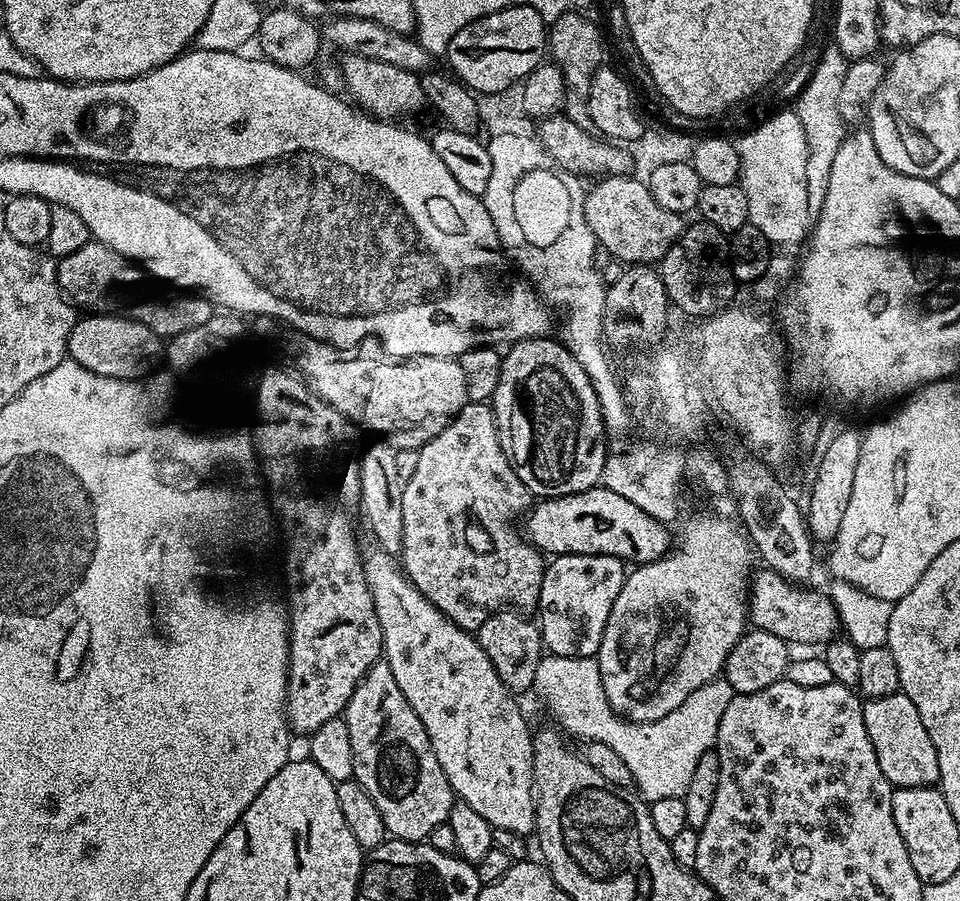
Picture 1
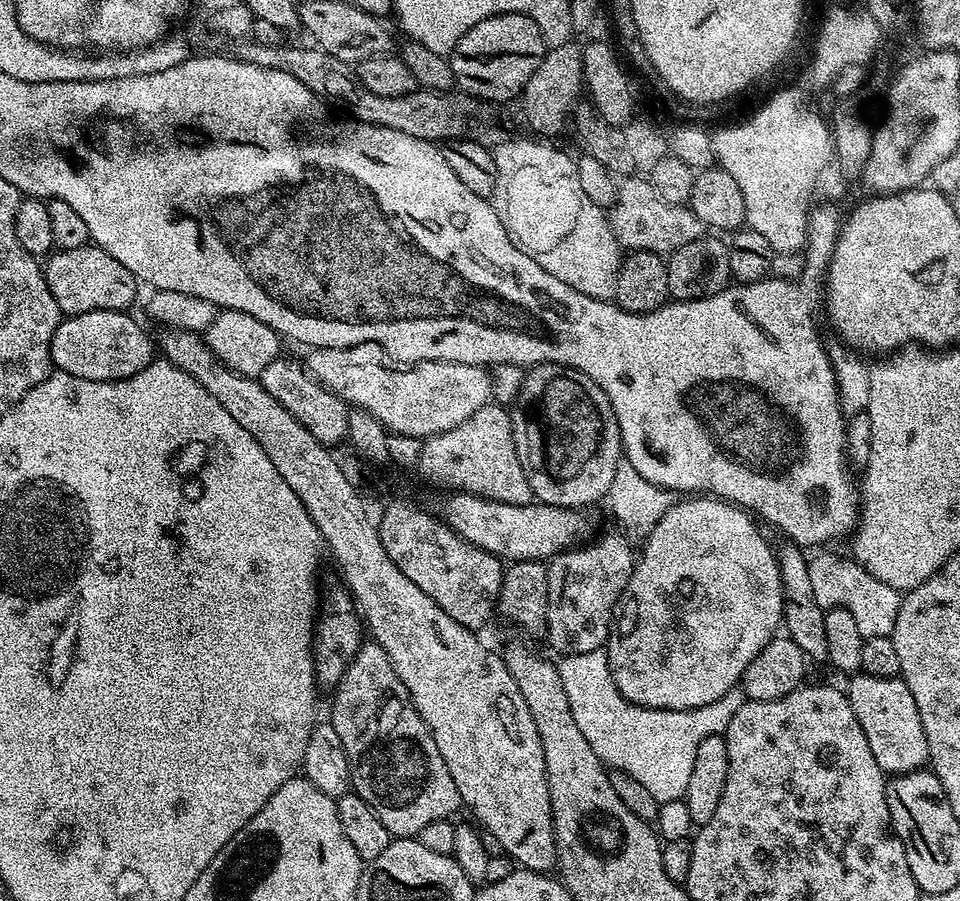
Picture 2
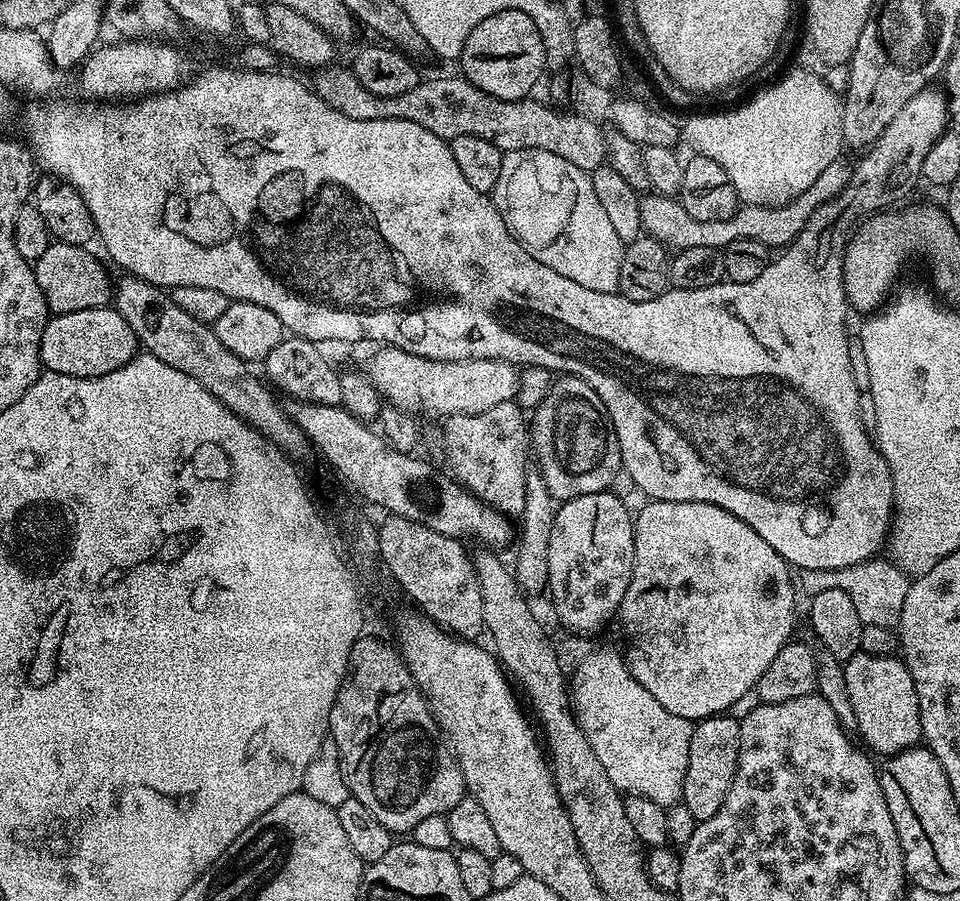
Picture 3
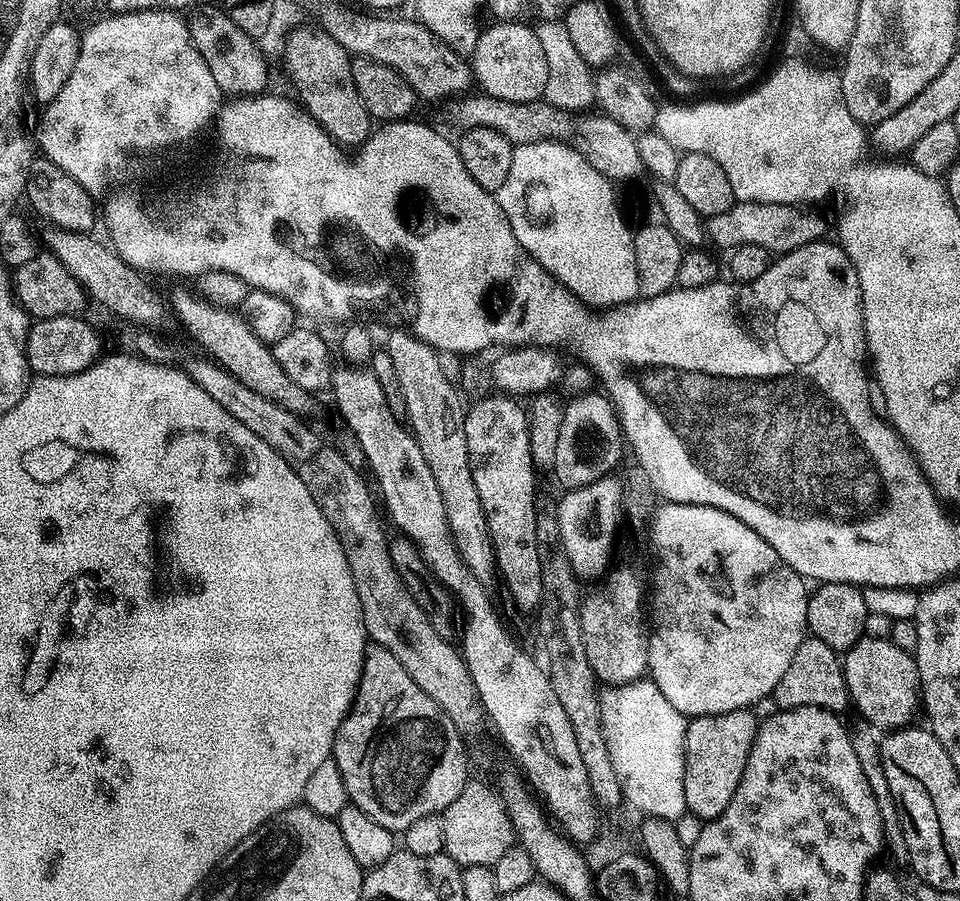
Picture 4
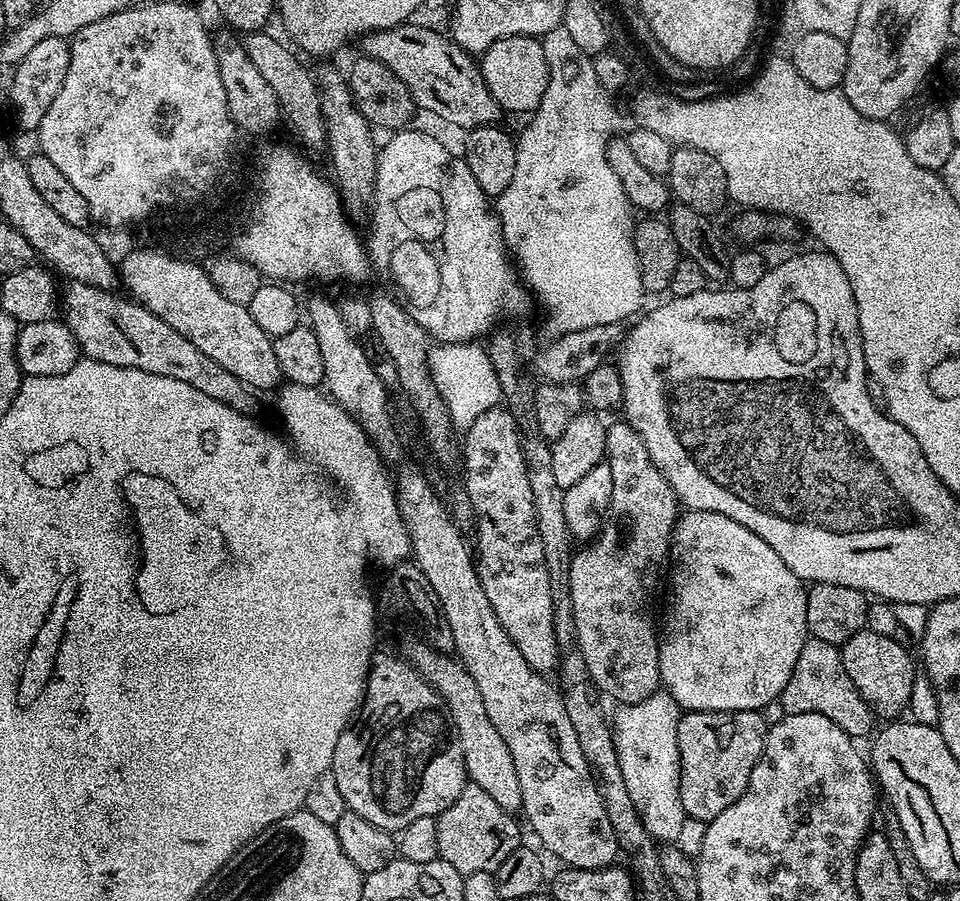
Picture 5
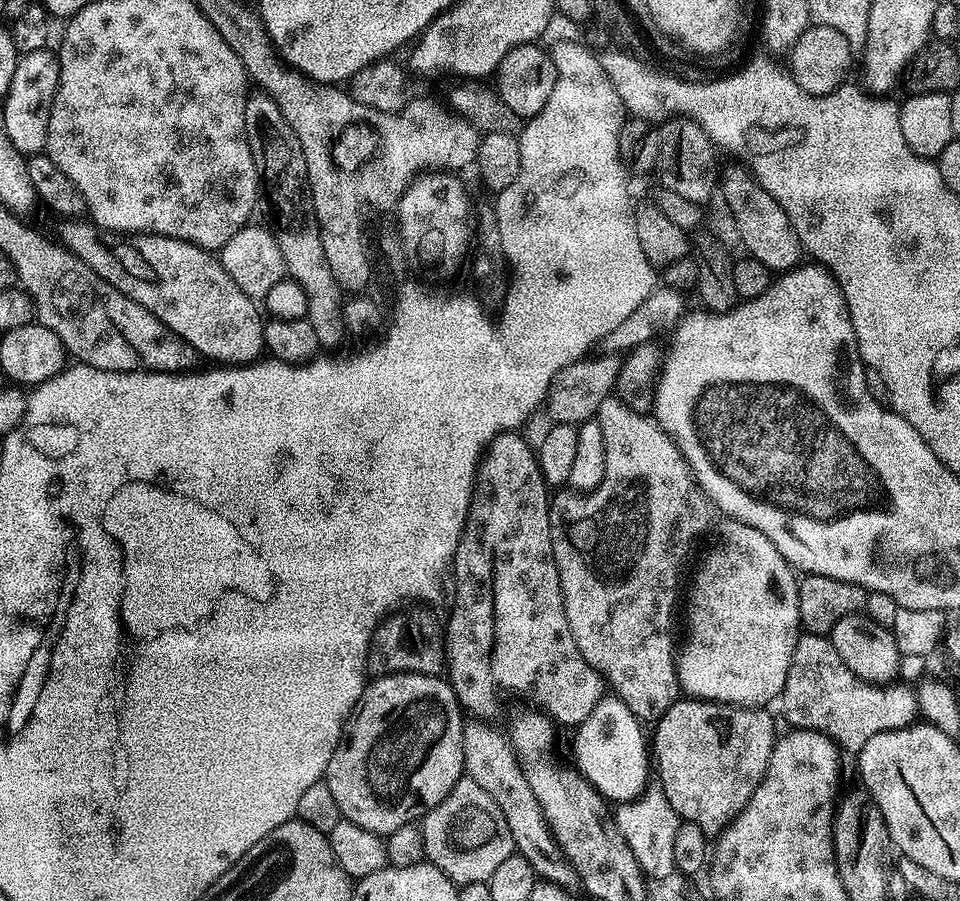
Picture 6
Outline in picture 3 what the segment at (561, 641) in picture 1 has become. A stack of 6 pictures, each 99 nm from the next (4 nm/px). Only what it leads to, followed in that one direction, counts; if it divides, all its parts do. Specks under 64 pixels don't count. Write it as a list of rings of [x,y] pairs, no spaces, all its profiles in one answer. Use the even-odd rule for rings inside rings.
[[[609,490],[598,494],[582,494],[582,498],[565,500],[557,507],[554,526],[550,530],[550,550],[548,551],[548,582],[547,591],[552,591],[552,604],[556,607],[556,616],[572,632],[596,632],[604,627],[608,619],[615,617],[620,611],[620,603],[626,594],[626,586],[630,586],[630,578],[634,570],[634,516],[628,508]]]

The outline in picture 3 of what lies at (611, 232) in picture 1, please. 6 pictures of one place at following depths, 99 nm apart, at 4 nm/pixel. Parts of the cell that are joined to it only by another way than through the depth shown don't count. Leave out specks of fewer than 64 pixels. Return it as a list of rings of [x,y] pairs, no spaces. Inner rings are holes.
[[[844,158],[835,160],[826,170],[822,170],[822,174],[818,174],[814,186],[807,188],[801,196],[793,196],[790,202],[770,206],[769,208],[761,204],[744,204],[737,208],[736,213],[730,218],[722,218],[722,222],[698,222],[698,218],[693,218],[690,214],[686,214],[686,210],[680,205],[679,199],[659,194],[648,194],[640,202],[641,226],[647,235],[653,236],[659,244],[663,244],[669,250],[679,250],[690,246],[710,246],[711,248],[722,250],[726,246],[730,246],[730,242],[735,240],[762,242],[770,250],[783,250],[798,238],[798,234],[802,234],[802,230],[810,222],[812,215],[824,204],[829,204],[848,185],[854,168],[852,164],[848,165],[846,160]]]

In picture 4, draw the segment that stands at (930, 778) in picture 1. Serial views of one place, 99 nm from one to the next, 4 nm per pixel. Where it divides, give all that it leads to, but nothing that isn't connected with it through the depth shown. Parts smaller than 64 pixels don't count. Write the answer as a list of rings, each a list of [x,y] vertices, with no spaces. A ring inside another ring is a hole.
[[[861,636],[860,641],[843,653],[844,681],[848,687],[851,707],[856,707],[863,719],[885,730],[907,728],[920,704],[920,679],[916,657],[911,651],[899,648],[895,639]]]

